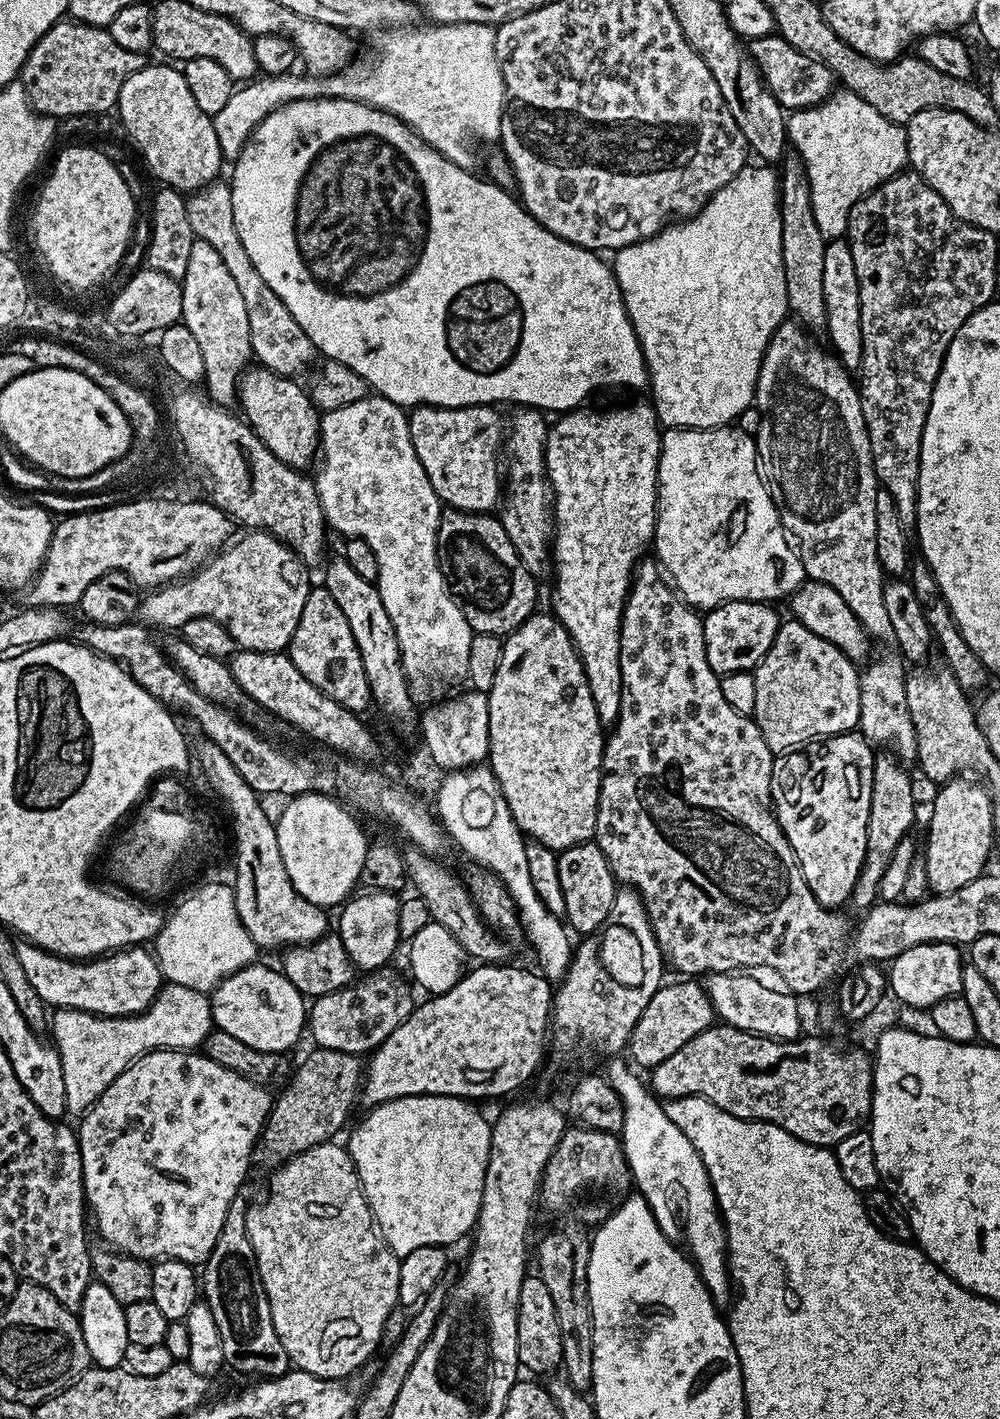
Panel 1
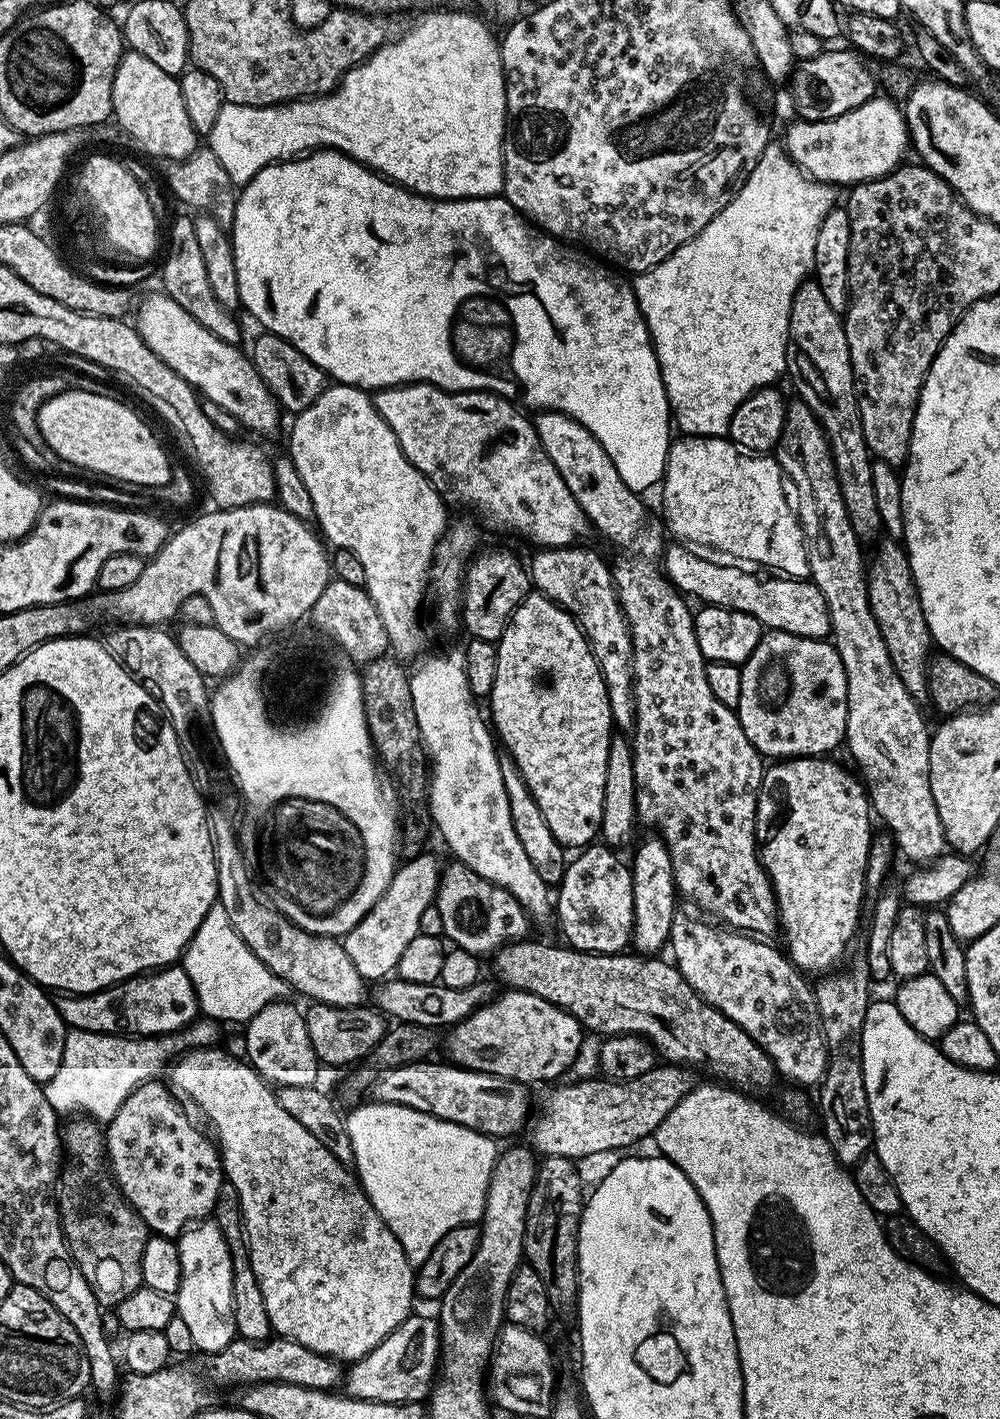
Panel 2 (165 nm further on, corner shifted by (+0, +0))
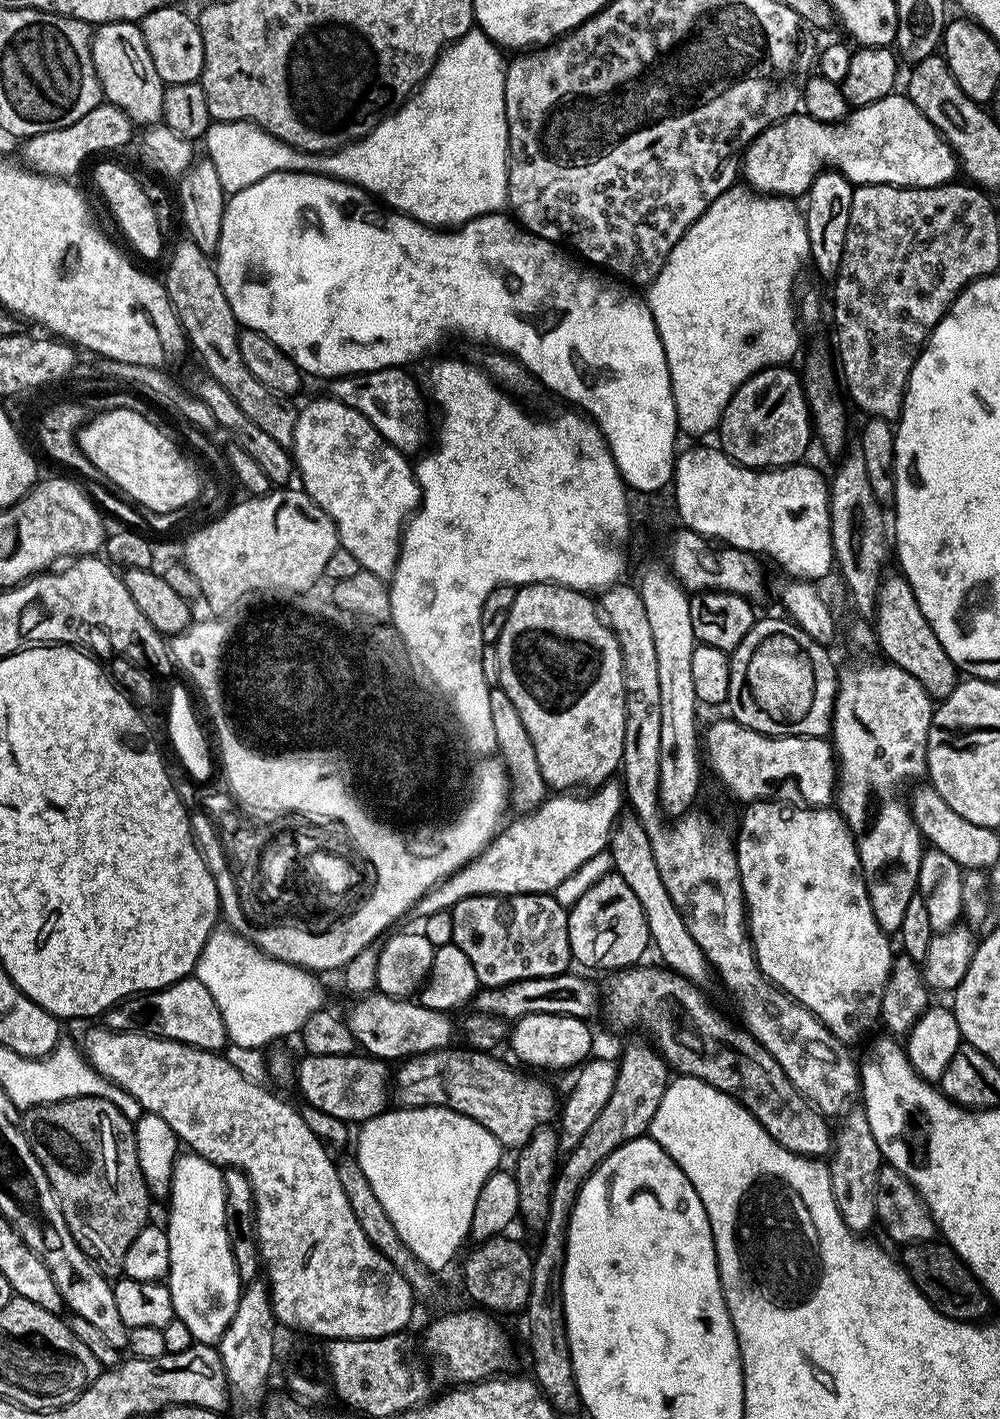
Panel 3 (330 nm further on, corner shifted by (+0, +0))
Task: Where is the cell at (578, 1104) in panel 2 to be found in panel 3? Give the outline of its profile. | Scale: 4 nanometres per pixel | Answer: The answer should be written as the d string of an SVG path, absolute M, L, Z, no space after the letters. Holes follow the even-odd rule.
M449 1046L447 1048L440 1048L437 1052L427 1052L421 1056L410 1056L407 1060L403 1061L403 1063L397 1067L400 1069L398 1069L397 1072L395 1069L390 1076L391 1103L395 1105L396 1108L449 1108L458 1114L466 1114L466 1118L474 1118L474 1122L478 1122L482 1126L486 1126L486 1130L490 1130L490 1134L494 1134L494 1138L498 1143L500 1143L501 1149L504 1150L508 1150L508 1148L512 1148L512 1150L519 1150L519 1148L521 1148L521 1146L525 1144L539 1128L553 1123L554 1117L558 1112L558 1096L556 1100L555 1094L552 1093L542 1081L531 1080L530 1077L523 1076L523 1074L519 1072L519 1070L521 1071L519 1067L516 1067L517 1069L511 1068L510 1065L503 1064L500 1060L495 1060L497 1058L495 1055L487 1052L474 1052L464 1046L459 1046L460 1048L456 1047L457 1046Z

